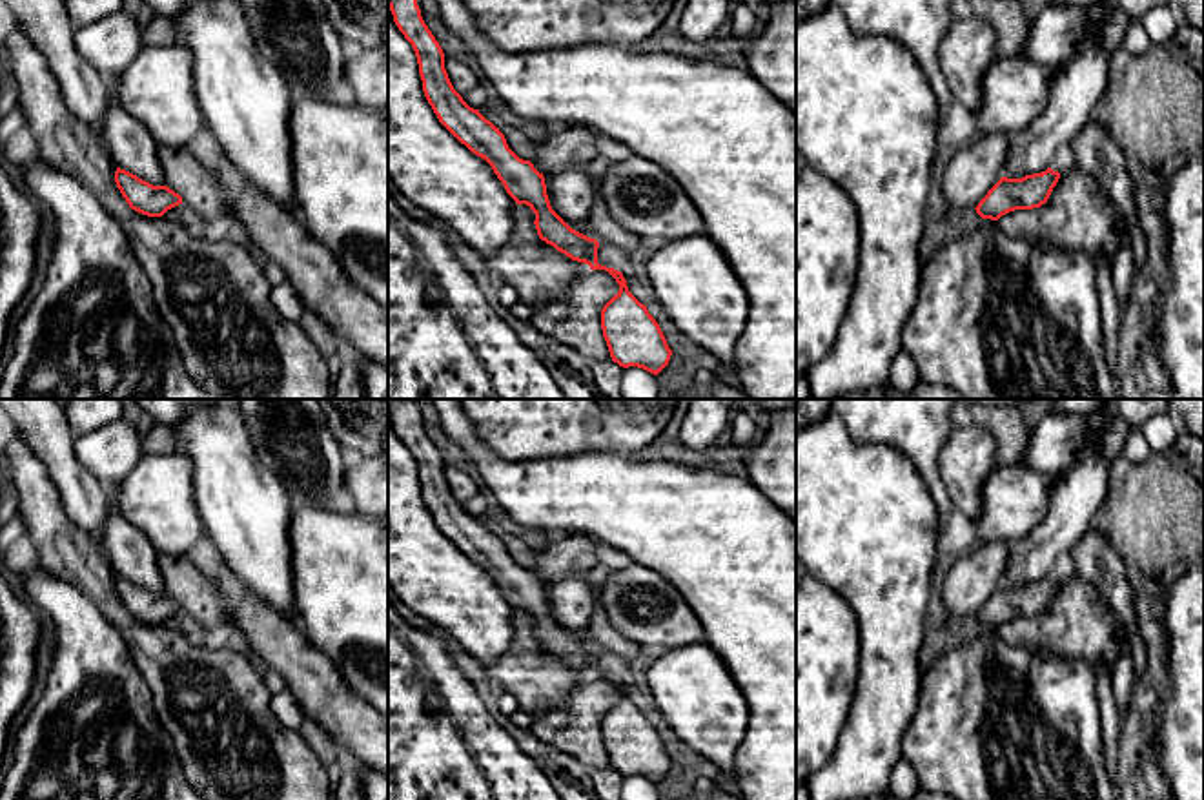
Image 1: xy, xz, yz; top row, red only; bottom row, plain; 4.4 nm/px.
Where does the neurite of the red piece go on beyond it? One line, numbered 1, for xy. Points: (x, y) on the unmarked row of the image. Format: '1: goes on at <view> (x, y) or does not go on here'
1: does not go on here

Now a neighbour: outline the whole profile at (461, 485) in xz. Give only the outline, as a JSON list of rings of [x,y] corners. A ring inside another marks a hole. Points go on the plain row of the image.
[[[444,465],[444,477],[448,481],[448,487],[454,494],[454,497],[459,503],[463,503],[481,492],[481,488],[459,468]]]

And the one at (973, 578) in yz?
[[[987,541],[960,556],[945,574],[942,600],[949,616],[973,618],[1002,587],[1011,559],[1011,545]]]

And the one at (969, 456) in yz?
[[[976,425],[954,428],[940,450],[938,470],[949,499],[973,521],[982,510],[982,485],[996,468],[996,441]]]

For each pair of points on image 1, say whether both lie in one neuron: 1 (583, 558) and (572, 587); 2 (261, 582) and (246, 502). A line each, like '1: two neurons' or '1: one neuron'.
1: two neurons
2: one neuron

